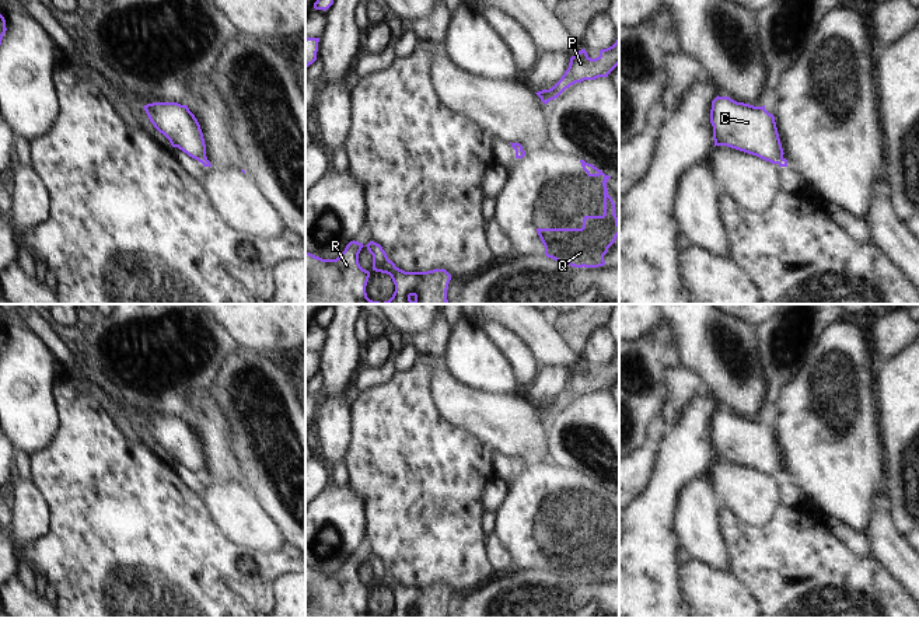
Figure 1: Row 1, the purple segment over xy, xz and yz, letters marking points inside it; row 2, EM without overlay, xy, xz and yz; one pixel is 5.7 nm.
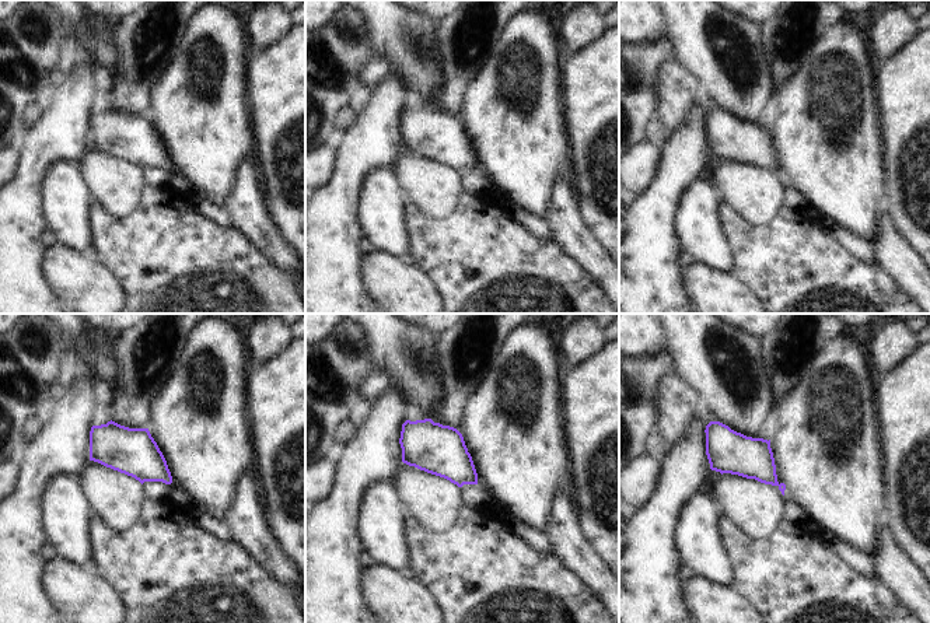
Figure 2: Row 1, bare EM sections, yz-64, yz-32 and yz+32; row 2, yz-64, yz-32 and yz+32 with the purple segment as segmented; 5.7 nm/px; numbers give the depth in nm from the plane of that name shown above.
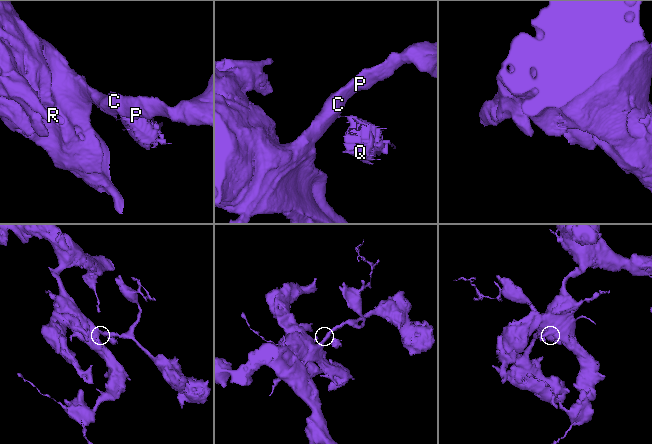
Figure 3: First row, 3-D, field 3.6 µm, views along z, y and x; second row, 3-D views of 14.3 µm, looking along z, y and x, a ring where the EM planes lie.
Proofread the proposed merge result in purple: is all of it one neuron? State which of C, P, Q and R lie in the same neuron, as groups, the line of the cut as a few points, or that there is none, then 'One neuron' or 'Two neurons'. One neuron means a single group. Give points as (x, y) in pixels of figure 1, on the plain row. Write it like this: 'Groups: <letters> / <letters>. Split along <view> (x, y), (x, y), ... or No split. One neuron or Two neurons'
Groups: C P R / Q. Split along xy (208, 474), (202, 477). Two neurons

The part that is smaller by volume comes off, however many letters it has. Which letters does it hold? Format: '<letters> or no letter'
Q

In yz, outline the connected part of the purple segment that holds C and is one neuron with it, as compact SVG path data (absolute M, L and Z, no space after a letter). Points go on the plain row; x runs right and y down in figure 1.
M730 411L712 415L710 437L716 460L727 460L772 478L783 472L775 430L763 420L737 416Z

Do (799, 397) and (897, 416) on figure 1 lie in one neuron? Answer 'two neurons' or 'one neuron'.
two neurons

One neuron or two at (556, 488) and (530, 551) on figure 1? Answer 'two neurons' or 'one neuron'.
one neuron

